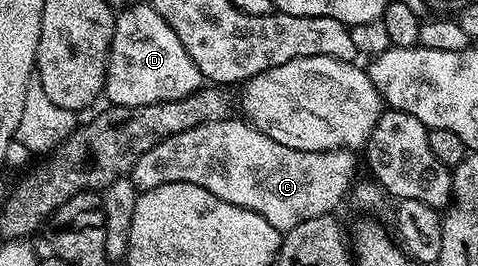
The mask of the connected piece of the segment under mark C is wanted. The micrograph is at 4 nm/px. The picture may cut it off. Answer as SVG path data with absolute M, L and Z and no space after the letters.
M231 119L194 127L192 131L182 131L180 135L172 135L156 143L156 147L136 159L128 176L140 191L168 183L196 183L196 187L212 191L216 199L224 199L224 203L236 203L236 207L256 211L256 215L264 215L272 227L285 231L304 223L304 219L327 216L345 197L347 200L359 176L358 161L354 157L357 156L348 149L333 149L323 153L296 151L292 147L284 147L284 143L276 143L276 139L268 139L268 135L254 129L245 120Z

